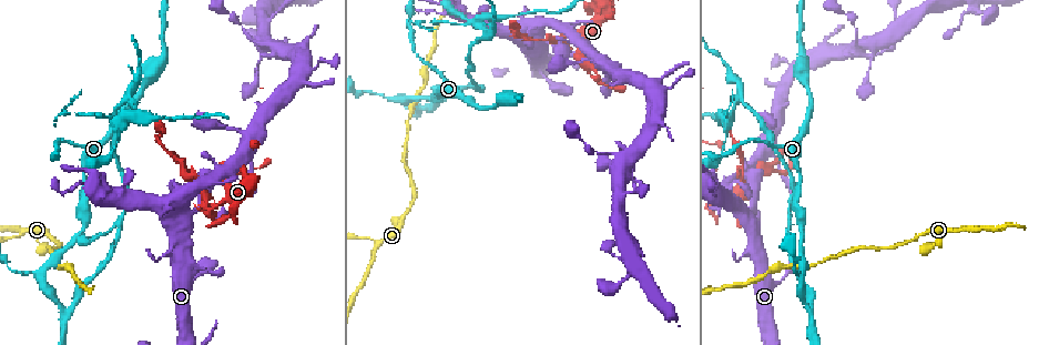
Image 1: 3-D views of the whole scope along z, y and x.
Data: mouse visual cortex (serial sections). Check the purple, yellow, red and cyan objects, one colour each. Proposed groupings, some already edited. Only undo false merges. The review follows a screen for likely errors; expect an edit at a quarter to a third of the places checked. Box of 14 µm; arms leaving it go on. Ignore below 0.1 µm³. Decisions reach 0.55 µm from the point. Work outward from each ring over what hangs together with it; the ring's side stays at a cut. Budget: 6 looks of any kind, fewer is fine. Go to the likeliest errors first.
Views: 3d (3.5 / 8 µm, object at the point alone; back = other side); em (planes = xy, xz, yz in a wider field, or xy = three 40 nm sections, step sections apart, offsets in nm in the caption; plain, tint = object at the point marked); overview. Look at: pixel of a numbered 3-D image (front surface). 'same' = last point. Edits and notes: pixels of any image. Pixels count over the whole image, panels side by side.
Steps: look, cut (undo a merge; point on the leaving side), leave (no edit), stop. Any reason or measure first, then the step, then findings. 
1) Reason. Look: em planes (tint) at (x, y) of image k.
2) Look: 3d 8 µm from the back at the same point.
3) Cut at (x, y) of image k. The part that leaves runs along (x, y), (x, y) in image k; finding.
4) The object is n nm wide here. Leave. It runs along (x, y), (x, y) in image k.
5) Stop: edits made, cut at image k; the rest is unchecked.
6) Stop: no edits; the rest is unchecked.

Sharp bend. Look: 3d 3.5 µm at (208, 210) of image 1.

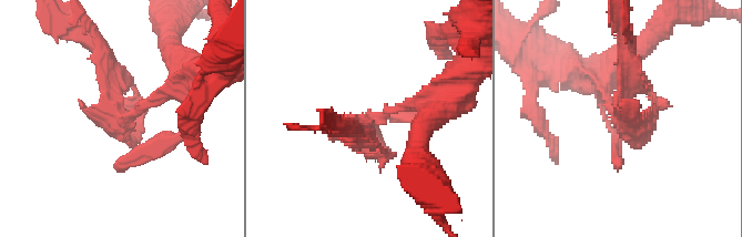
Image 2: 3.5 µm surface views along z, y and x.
Shape alone is not enough. Look: em planes (tint) at (366, 118) of image 2.

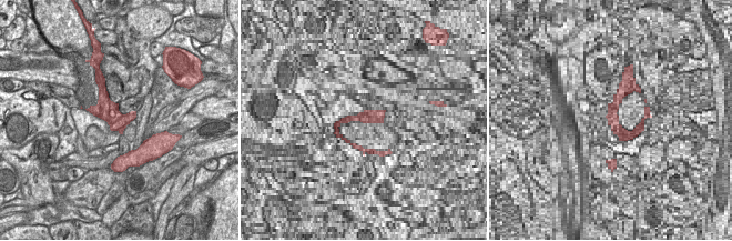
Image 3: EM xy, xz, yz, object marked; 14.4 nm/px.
Cut it another way. Look: em xy step 3 (tint) at the same point.

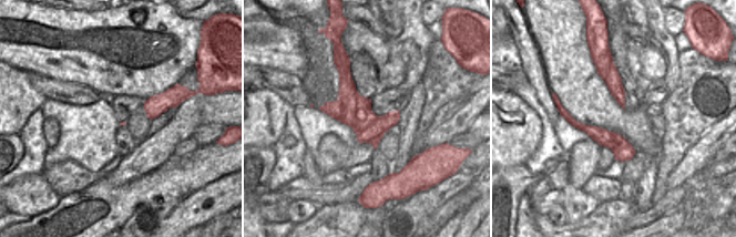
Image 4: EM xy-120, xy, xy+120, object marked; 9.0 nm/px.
Cut at (628, 98) of image 2. The part that leaves runs along (607, 101), (618, 117), (627, 57) in image 2; a second cell is stuck on.

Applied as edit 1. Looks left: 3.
Look: overview.

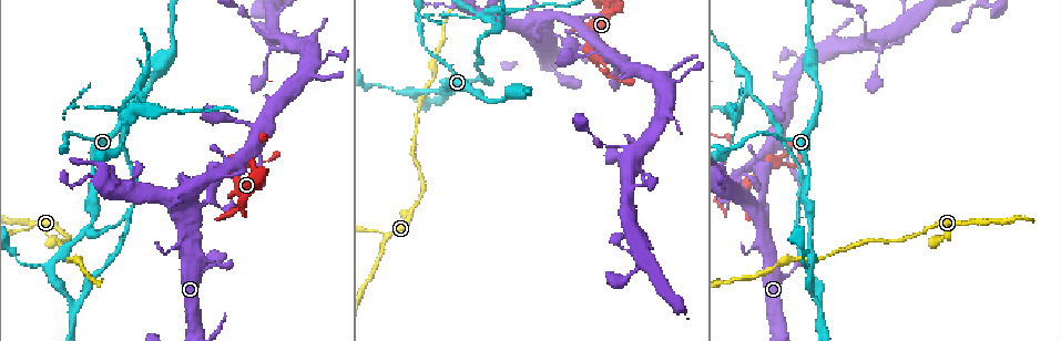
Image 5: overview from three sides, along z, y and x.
Arms part here. Look: em xy step 2 (tint) at (819, 302) of image 5.

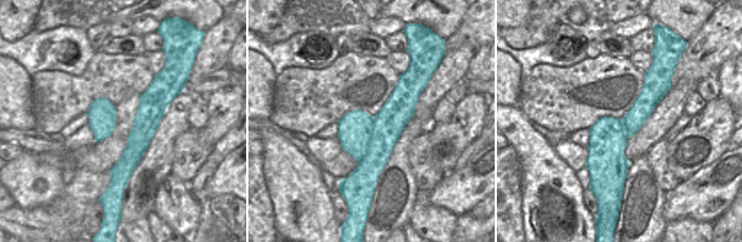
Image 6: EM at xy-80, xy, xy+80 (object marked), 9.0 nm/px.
Wider look. Look: 3d 3.5 µm from the back at the same point.

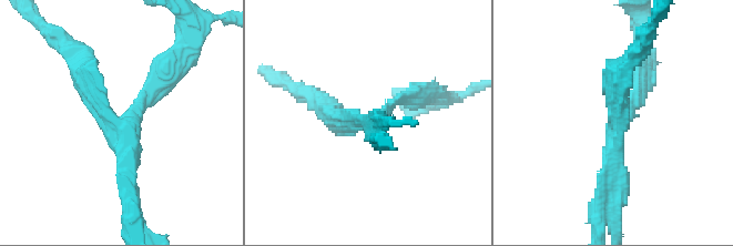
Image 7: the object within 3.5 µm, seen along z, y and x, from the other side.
Cut at (100, 84) of image 7. The part that leaves runs along (112, 118), (54, 36) in image 7; a second cell is stuck on.

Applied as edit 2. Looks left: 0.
Stop: edits made, cut at image 2, cut at image 7; the rest is unchecked.

